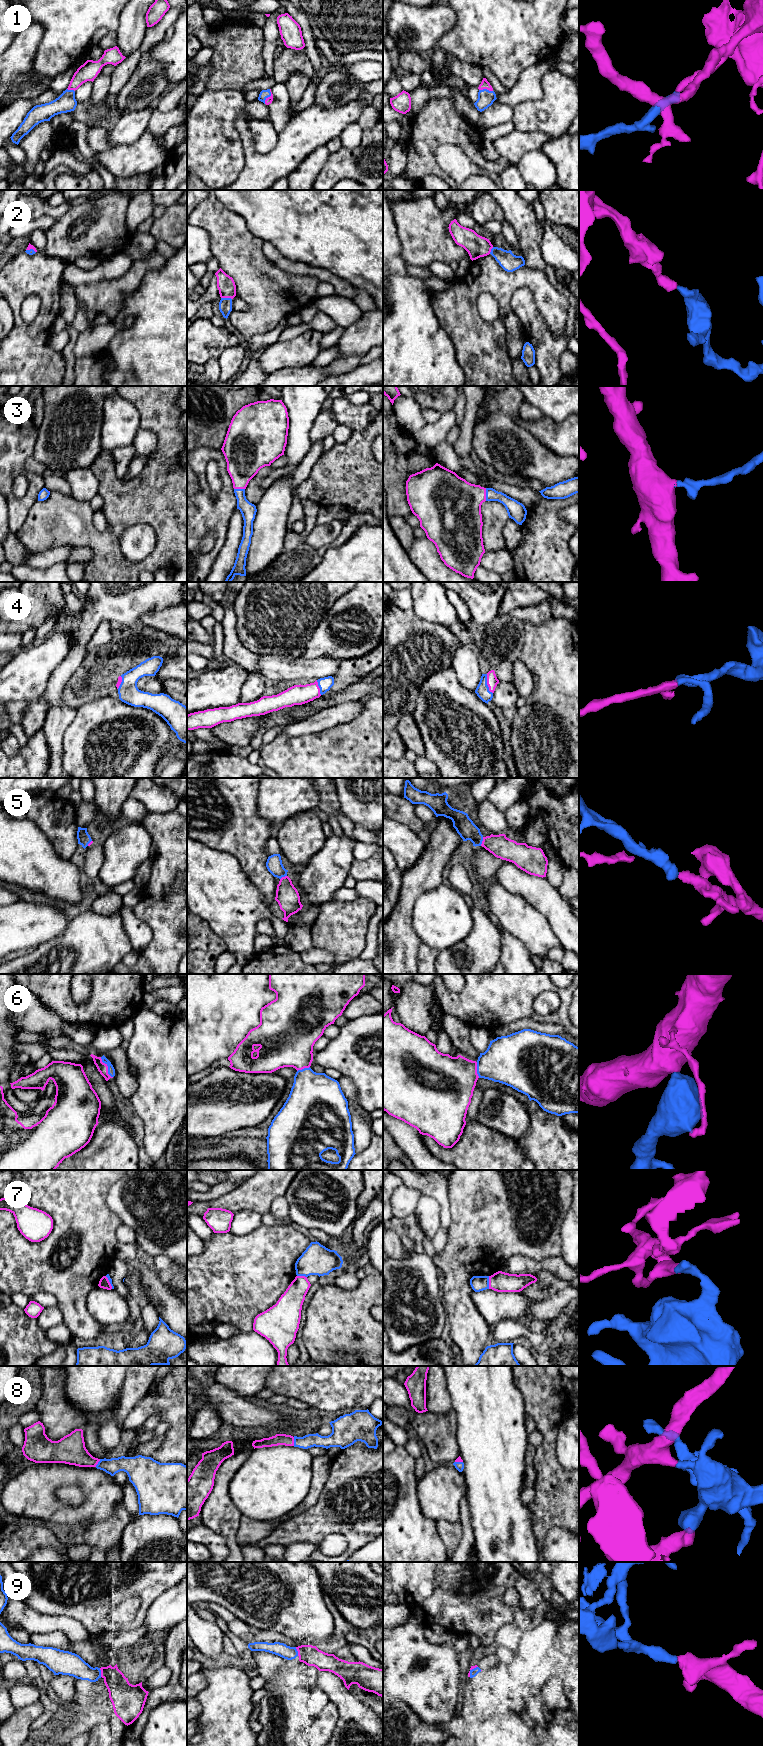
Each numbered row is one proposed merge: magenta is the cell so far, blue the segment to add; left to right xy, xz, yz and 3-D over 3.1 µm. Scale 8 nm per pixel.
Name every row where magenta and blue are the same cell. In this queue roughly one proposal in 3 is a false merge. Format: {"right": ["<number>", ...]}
{"right": ["1", "2", "3", "4", "5", "6", "8", "9"]}

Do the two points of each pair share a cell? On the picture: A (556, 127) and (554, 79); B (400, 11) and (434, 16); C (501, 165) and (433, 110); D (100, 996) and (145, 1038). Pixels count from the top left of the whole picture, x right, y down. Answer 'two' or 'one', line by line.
A: one
B: one
C: one
D: two

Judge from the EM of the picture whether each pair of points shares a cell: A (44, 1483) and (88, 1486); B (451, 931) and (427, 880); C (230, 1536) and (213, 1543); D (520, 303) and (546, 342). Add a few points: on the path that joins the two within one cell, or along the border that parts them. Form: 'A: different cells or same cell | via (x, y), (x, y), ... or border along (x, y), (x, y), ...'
A: same cell | via (55, 1477), (77, 1477)
B: different cells | border along (442, 883), (433, 889), (423, 892), (414, 905)
C: different cells | border along (204, 1525), (223, 1538), (229, 1551)
D: same cell | via (527, 313), (536, 332)

